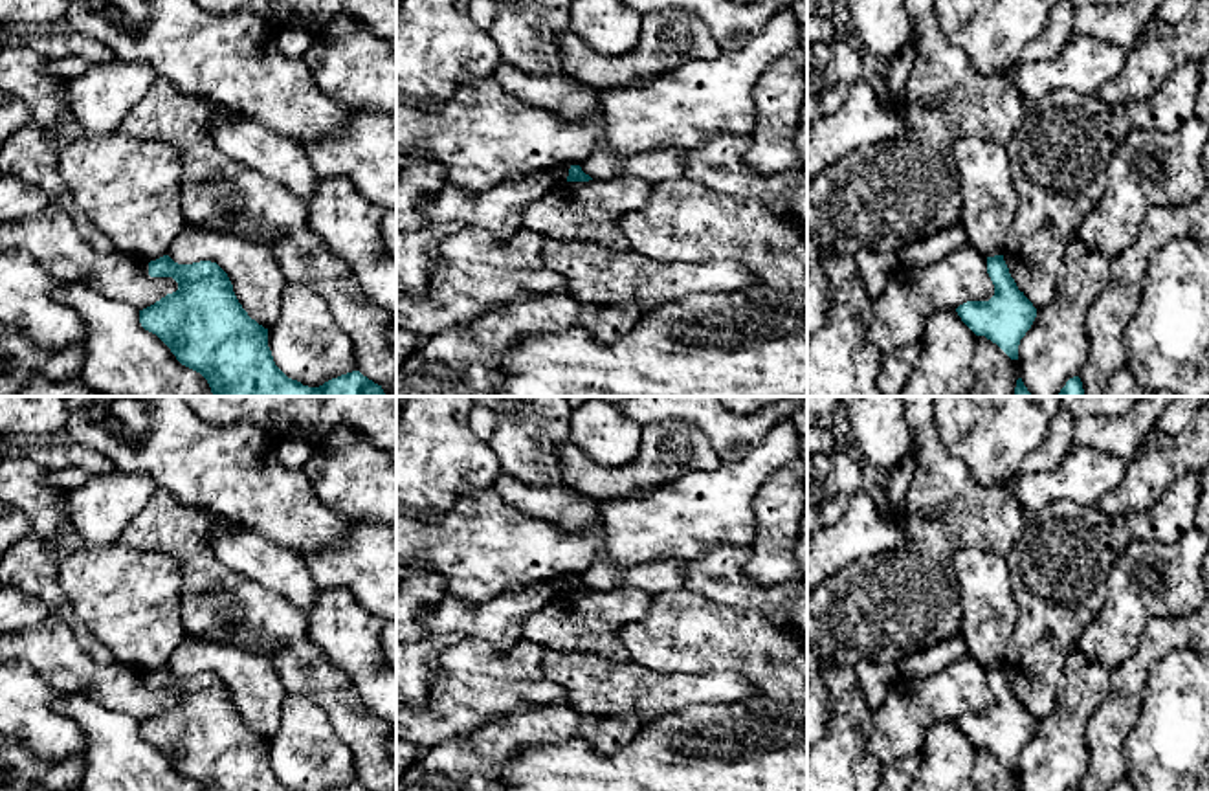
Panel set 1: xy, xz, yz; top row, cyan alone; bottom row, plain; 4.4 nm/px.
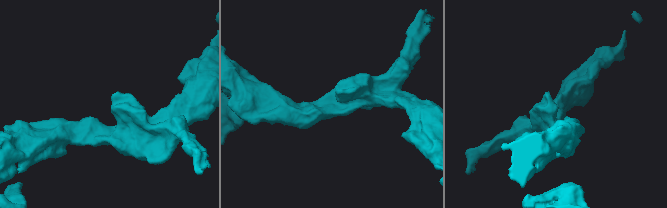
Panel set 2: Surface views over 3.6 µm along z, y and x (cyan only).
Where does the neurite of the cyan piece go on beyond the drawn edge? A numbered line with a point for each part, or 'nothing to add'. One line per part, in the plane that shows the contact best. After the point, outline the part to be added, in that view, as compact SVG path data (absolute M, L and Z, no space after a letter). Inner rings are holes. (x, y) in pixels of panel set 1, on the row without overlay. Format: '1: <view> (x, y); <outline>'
nothing to add

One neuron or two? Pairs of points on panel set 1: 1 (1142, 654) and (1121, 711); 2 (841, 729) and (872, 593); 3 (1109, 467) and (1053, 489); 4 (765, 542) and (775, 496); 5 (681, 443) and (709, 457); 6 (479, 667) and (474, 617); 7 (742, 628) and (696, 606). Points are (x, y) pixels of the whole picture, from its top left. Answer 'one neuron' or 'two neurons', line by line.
1: one neuron
2: two neurons
3: one neuron
4: one neuron
5: one neuron
6: two neurons
7: one neuron

